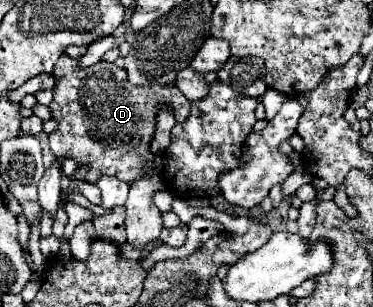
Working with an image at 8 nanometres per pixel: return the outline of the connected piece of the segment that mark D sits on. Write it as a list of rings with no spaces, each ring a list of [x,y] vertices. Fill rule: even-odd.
[[[63,55],[53,71],[55,77],[55,97],[51,107],[53,119],[59,123],[57,129],[49,135],[51,141],[51,151],[57,157],[69,157],[77,161],[77,167],[87,167],[87,175],[83,181],[87,183],[97,183],[101,175],[117,177],[123,181],[123,159],[137,159],[137,145],[149,145],[155,133],[155,105],[159,101],[171,101],[173,105],[174,116],[177,122],[184,122],[187,115],[191,113],[191,105],[185,99],[185,95],[175,87],[131,87],[127,83],[127,73],[119,69],[115,63],[99,61],[93,67],[79,69],[75,59],[69,59]]]

